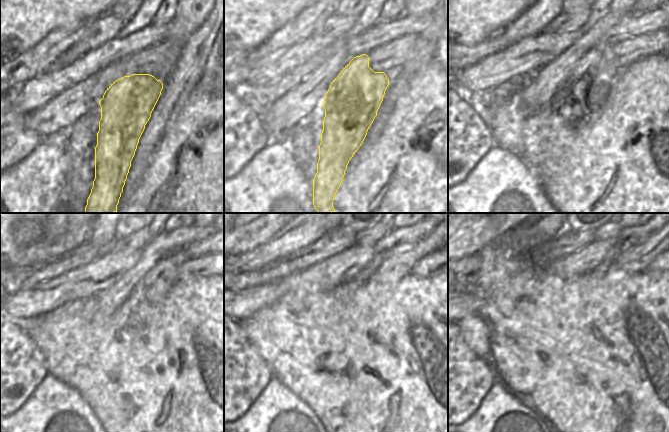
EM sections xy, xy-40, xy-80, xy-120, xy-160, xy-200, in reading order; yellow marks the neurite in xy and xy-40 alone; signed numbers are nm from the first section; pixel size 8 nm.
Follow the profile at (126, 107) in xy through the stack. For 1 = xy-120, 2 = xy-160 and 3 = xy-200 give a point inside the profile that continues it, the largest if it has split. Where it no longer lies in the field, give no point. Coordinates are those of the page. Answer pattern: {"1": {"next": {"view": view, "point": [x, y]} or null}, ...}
{"1": {"next": {"view": "xy-120", "point": [156, 284]}}, "2": {"next": {"view": "xy-160", "point": [399, 261]}}, "3": {"next": {"view": "xy-200", "point": [632, 259]}}}

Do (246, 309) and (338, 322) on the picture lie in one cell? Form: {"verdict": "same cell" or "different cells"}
{"verdict": "different cells"}

